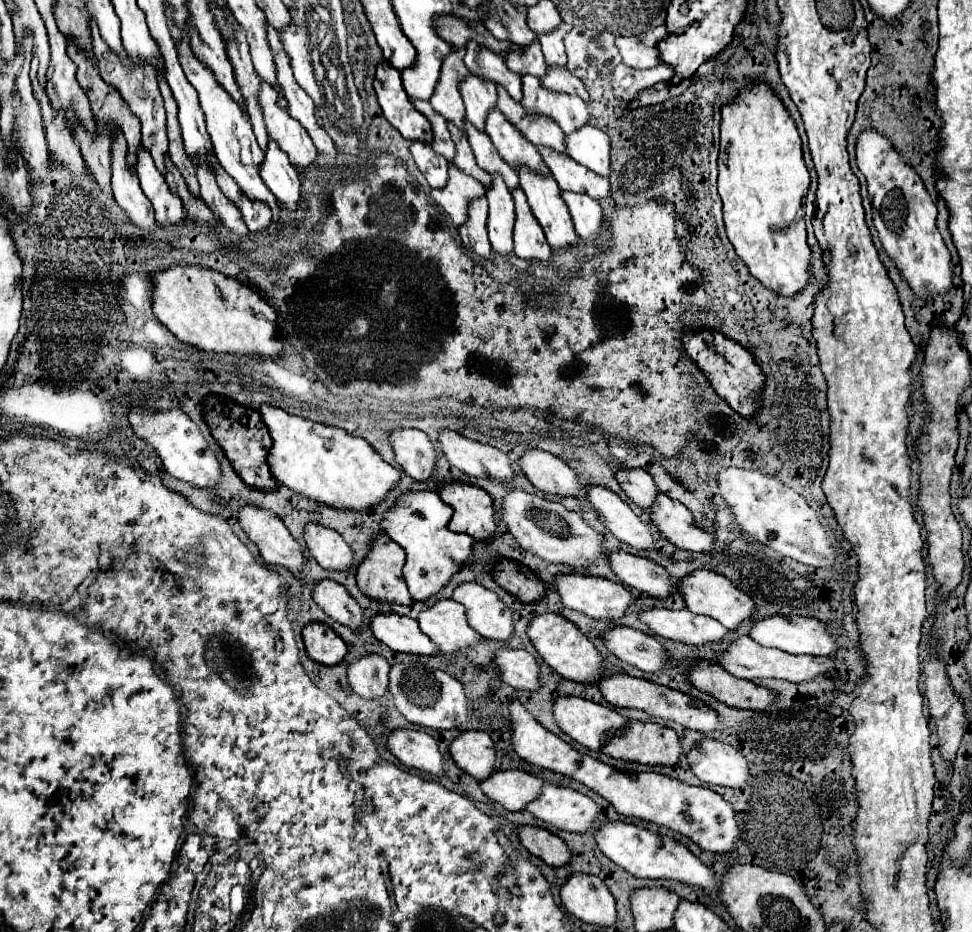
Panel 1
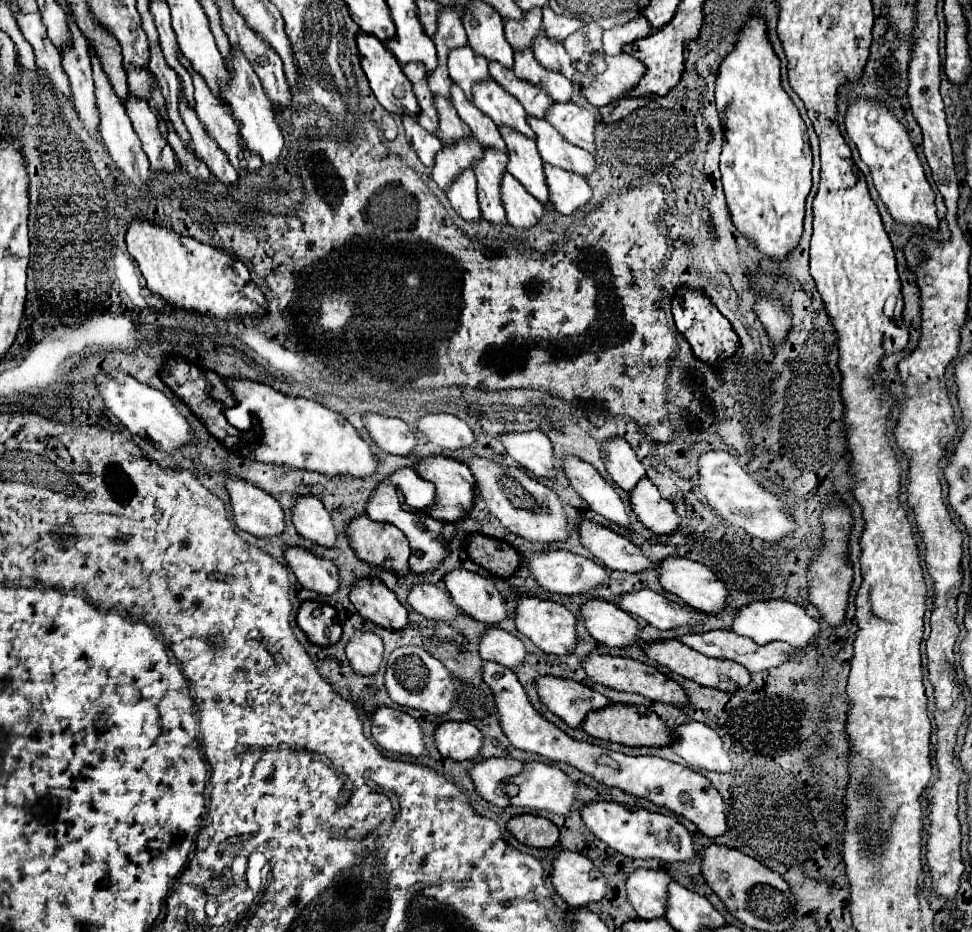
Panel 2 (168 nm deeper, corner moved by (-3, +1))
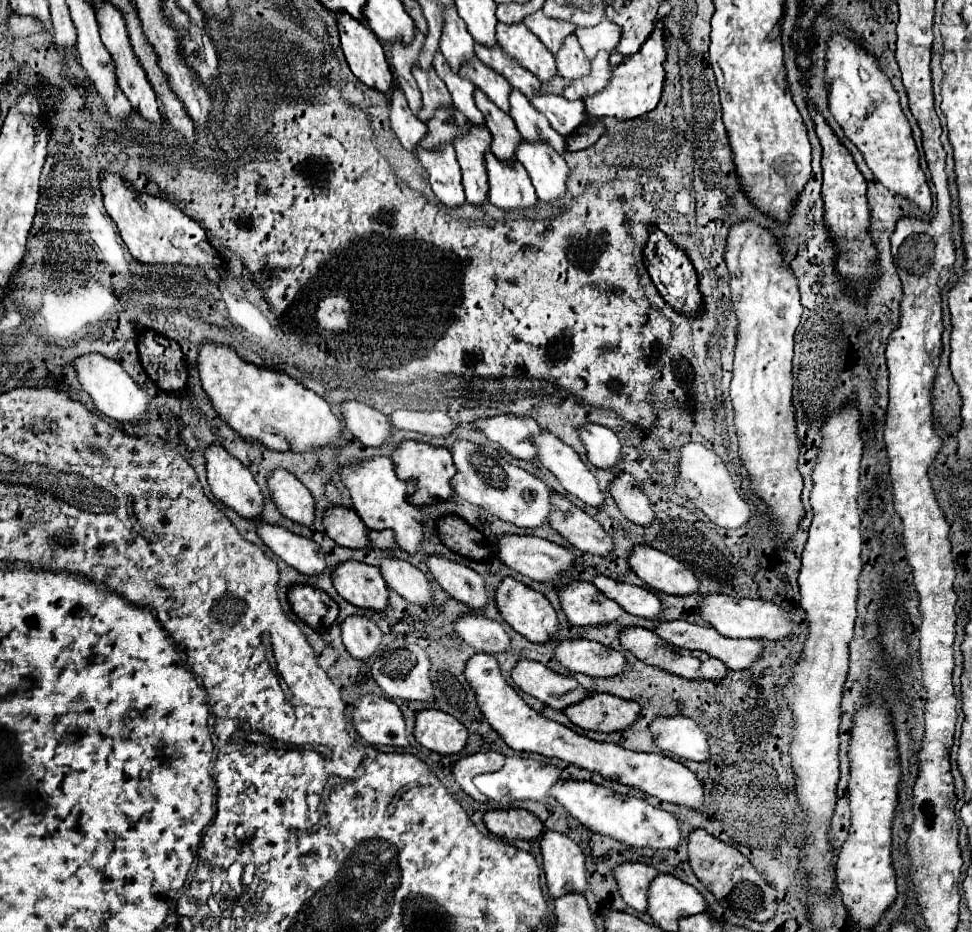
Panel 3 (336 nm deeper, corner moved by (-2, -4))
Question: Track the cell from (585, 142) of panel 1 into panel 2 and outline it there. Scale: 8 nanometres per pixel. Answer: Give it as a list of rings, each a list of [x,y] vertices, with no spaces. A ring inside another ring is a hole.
[[[553,102],[551,110],[547,112],[547,120],[551,126],[555,126],[567,142],[595,154],[595,124],[597,118],[591,110],[579,108],[573,102]]]

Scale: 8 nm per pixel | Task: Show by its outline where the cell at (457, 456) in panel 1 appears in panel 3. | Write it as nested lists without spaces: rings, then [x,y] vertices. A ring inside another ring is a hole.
[[[400,409],[390,415],[392,425],[404,431],[416,431],[428,437],[448,437],[458,427],[446,413],[440,411],[408,411]]]

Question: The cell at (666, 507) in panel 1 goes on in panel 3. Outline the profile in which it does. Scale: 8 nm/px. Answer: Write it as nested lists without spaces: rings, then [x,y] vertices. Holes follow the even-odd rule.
[[[620,473],[610,483],[610,493],[618,505],[618,509],[624,513],[626,519],[630,519],[636,525],[648,527],[654,521],[654,511],[648,501],[648,497],[640,491],[636,479],[630,473]]]

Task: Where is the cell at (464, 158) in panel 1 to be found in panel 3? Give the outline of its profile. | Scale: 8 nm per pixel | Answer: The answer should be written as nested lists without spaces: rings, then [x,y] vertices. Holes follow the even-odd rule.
[[[414,67],[414,79],[422,93],[422,111],[418,115],[420,121],[428,123],[428,119],[432,119],[438,109],[444,109],[444,111],[452,109],[450,93],[442,83],[442,79],[438,79],[434,69],[422,71],[420,67]]]

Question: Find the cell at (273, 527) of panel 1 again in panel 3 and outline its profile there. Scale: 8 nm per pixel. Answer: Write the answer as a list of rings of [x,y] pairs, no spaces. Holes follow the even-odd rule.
[[[208,447],[206,451],[206,471],[208,471],[208,483],[212,487],[212,493],[218,501],[222,501],[226,507],[236,511],[242,519],[258,521],[264,511],[264,497],[260,493],[258,483],[254,481],[252,473],[230,453],[226,453],[224,447]]]

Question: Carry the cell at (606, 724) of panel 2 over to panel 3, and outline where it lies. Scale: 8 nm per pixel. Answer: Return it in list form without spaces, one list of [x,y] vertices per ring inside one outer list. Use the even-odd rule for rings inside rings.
[[[594,693],[582,703],[572,705],[564,713],[574,725],[584,731],[614,733],[632,727],[640,717],[640,705],[634,701],[618,699],[608,693]]]

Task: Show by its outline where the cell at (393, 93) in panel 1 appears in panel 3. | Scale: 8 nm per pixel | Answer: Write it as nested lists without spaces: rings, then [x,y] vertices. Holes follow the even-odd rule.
[[[338,15],[340,43],[352,73],[370,89],[390,93],[394,89],[394,75],[382,51],[382,43],[374,31],[350,15]]]

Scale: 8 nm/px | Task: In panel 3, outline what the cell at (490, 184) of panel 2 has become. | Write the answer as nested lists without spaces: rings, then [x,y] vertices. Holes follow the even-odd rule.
[[[470,127],[470,131],[454,141],[458,163],[462,167],[462,183],[466,187],[466,199],[470,205],[480,207],[488,201],[488,171],[486,151],[490,151],[492,135]]]

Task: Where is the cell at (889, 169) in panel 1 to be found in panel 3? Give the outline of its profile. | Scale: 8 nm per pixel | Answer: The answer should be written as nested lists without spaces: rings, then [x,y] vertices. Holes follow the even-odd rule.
[[[834,33],[828,41],[826,87],[830,93],[830,113],[844,129],[844,135],[860,149],[876,179],[894,195],[912,201],[922,213],[930,213],[932,195],[926,183],[926,175],[920,169],[918,149],[912,139],[910,125],[900,109],[898,93],[886,75],[878,71],[874,57],[850,39]]]

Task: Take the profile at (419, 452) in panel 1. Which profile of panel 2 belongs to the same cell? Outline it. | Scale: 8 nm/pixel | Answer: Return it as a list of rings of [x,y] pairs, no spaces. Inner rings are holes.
[[[367,412],[361,416],[371,440],[389,454],[409,454],[415,448],[415,436],[401,418],[387,418]]]

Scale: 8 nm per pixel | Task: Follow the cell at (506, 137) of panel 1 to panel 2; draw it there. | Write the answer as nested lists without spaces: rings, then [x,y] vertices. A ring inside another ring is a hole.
[[[487,76],[487,82],[477,82],[475,84],[473,104],[481,112],[485,112],[495,124],[511,126],[517,132],[521,132],[529,138],[535,138],[535,134],[531,132],[531,126],[527,124],[525,110],[519,104],[519,100],[515,100],[499,84],[495,84],[495,80],[491,76]]]

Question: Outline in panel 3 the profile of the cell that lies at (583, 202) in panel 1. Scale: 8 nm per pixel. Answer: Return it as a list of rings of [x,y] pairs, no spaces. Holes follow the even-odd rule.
[[[522,141],[522,147],[518,147],[518,161],[528,171],[540,201],[554,203],[564,199],[570,167],[552,147],[546,147],[546,143],[538,143],[538,147],[534,147],[532,143]]]

